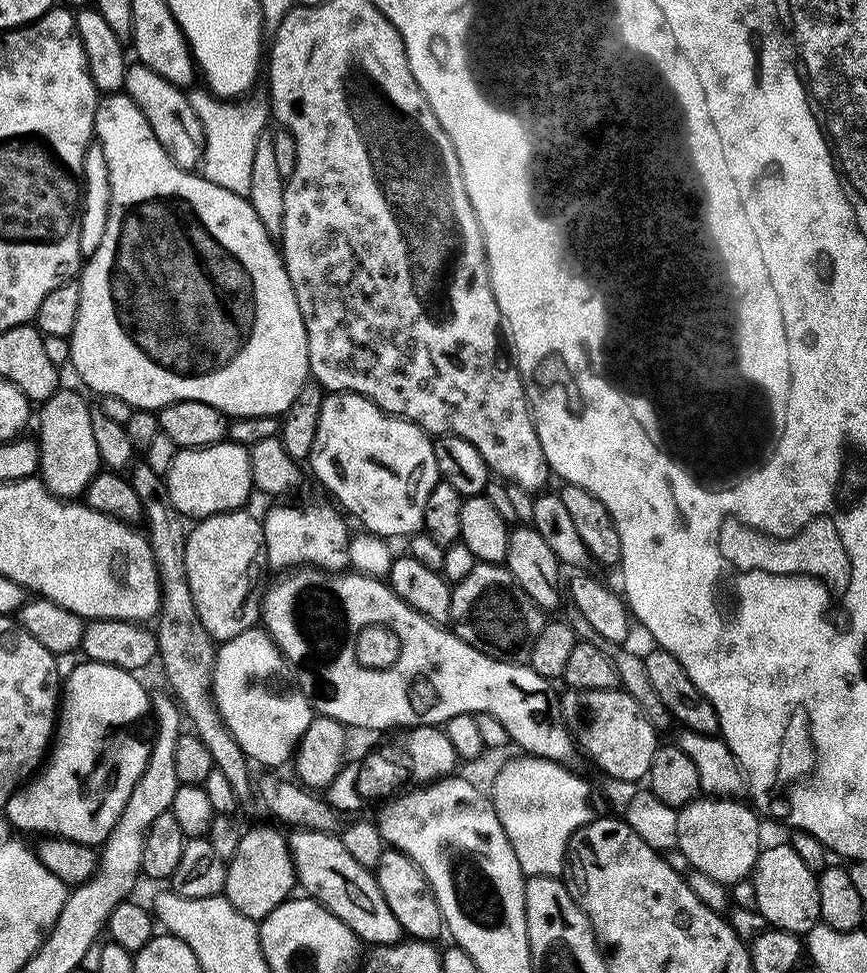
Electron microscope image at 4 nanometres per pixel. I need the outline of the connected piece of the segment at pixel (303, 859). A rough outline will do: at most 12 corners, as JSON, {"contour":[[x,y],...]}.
{"contour":[[339,835],[288,836],[299,887],[368,946],[405,939]]}

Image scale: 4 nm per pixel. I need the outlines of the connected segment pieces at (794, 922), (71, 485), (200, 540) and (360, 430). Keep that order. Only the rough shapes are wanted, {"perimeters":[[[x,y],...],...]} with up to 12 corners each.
{"perimeters":[[[791,843],[761,851],[750,877],[773,929],[820,919],[817,873]],[[76,392],[43,401],[39,479],[80,498],[101,471],[92,408]],[[248,510],[187,533],[186,578],[213,641],[257,627],[269,571]],[[328,392],[317,482],[365,533],[411,538],[440,480],[429,433]]]}

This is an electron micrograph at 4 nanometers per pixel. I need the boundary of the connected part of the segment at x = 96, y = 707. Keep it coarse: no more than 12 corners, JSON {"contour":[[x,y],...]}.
{"contour":[[80,662],[17,833],[103,845],[148,761],[150,692]]}

